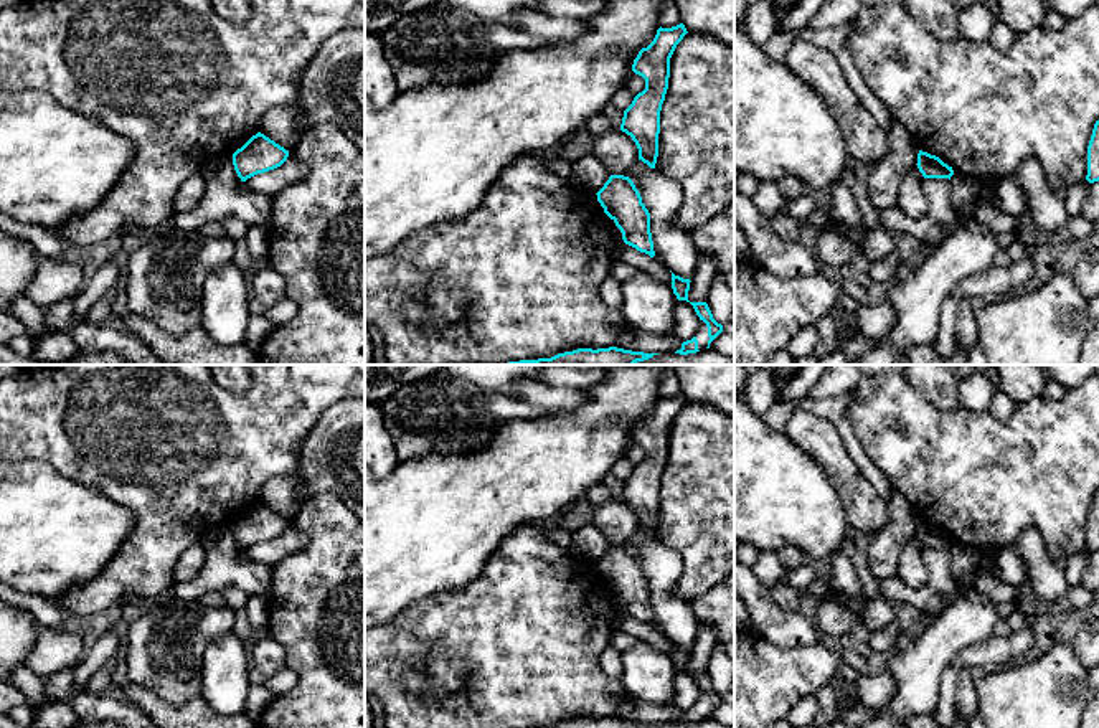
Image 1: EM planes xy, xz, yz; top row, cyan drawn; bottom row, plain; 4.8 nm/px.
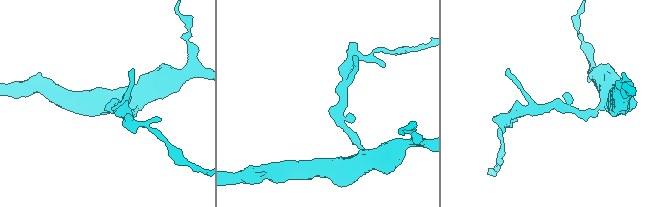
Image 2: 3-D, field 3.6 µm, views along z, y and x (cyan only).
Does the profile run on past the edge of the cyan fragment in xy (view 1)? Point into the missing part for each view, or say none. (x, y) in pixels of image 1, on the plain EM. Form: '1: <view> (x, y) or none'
1: none

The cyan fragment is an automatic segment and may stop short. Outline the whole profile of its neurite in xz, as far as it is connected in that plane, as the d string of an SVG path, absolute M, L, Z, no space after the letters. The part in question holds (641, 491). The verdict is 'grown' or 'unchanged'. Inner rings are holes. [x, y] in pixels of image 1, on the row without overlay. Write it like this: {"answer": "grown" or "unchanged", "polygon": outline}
{"answer": "unchanged", "polygon": "M683 393L660 396L653 411L639 421L632 434L632 441L645 449L645 459L624 480L620 500L632 507L639 530L650 538L655 538L658 527L660 480L668 459L670 428L686 403Z"}

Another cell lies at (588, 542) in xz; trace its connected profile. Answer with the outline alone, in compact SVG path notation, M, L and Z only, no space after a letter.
M584 523L571 535L571 553L579 560L597 563L609 546L604 533L592 523Z

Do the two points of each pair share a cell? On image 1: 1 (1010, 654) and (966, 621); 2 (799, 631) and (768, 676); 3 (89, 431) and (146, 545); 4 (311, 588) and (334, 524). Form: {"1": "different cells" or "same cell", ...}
{"1": "different cells", "2": "different cells", "3": "same cell", "4": "same cell"}

